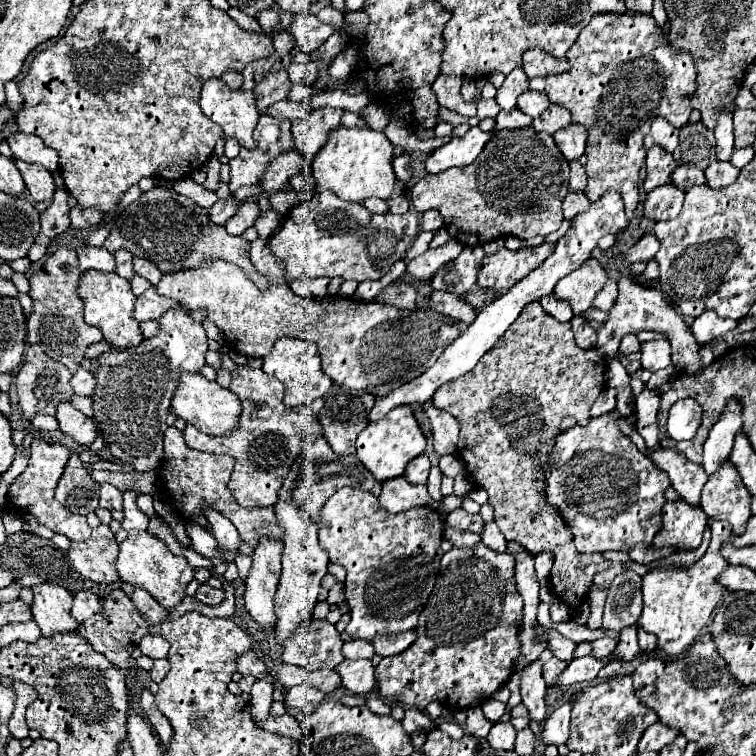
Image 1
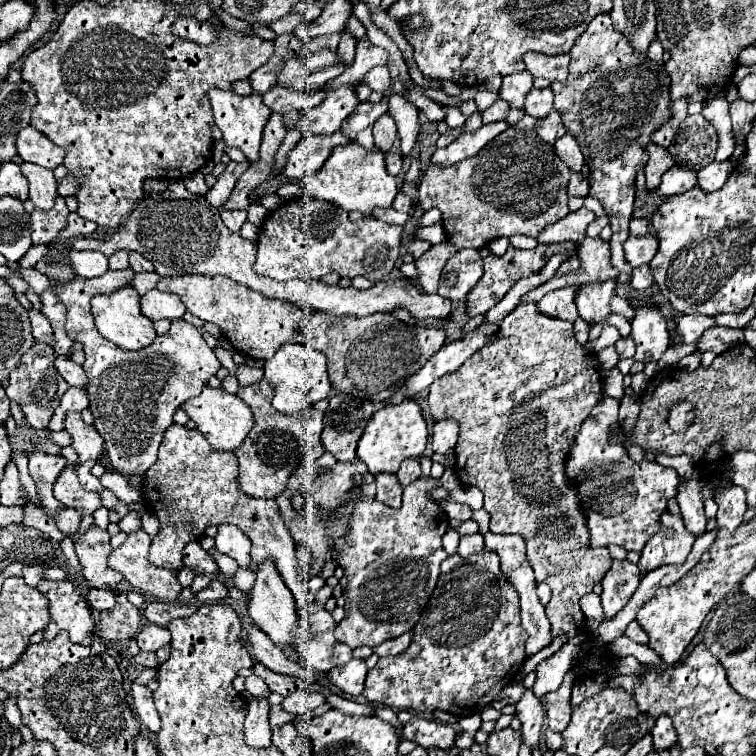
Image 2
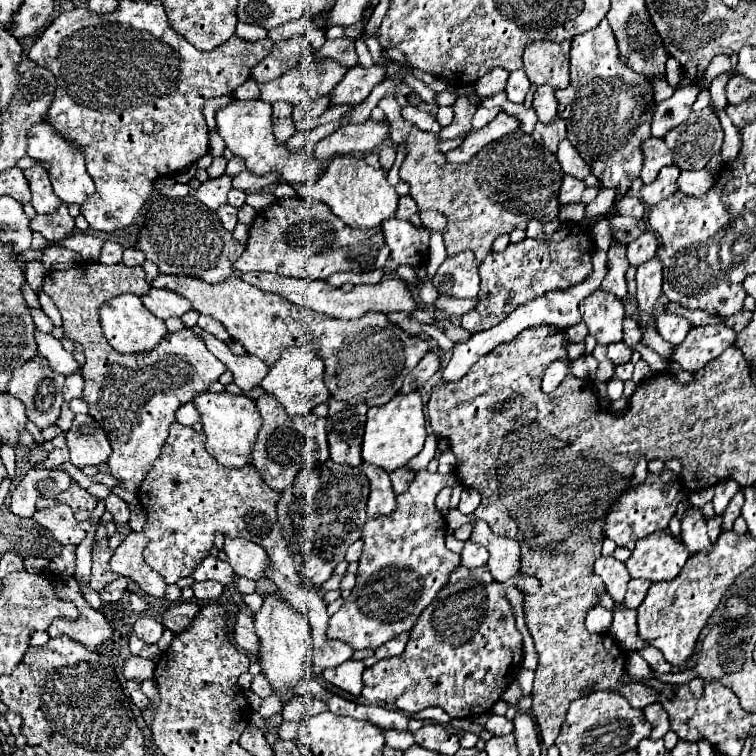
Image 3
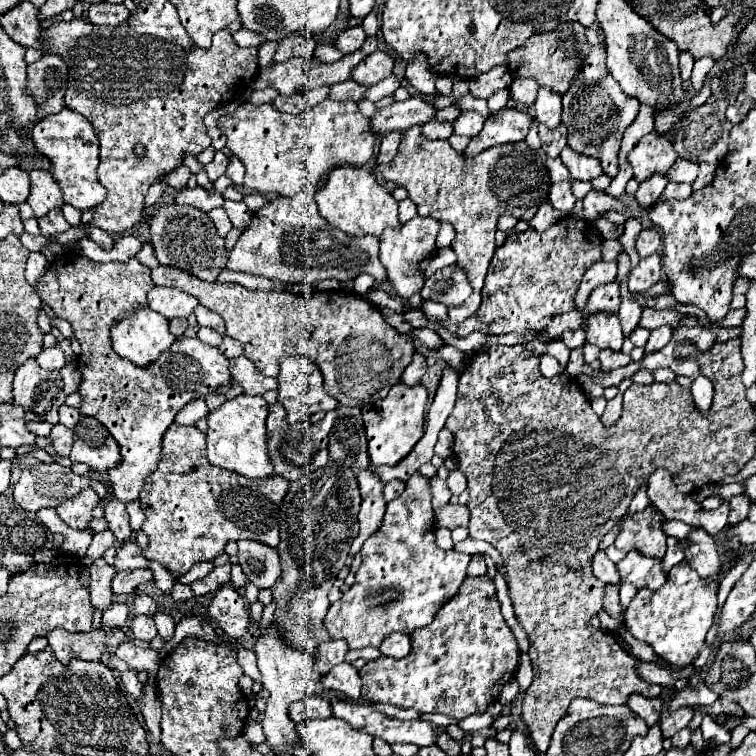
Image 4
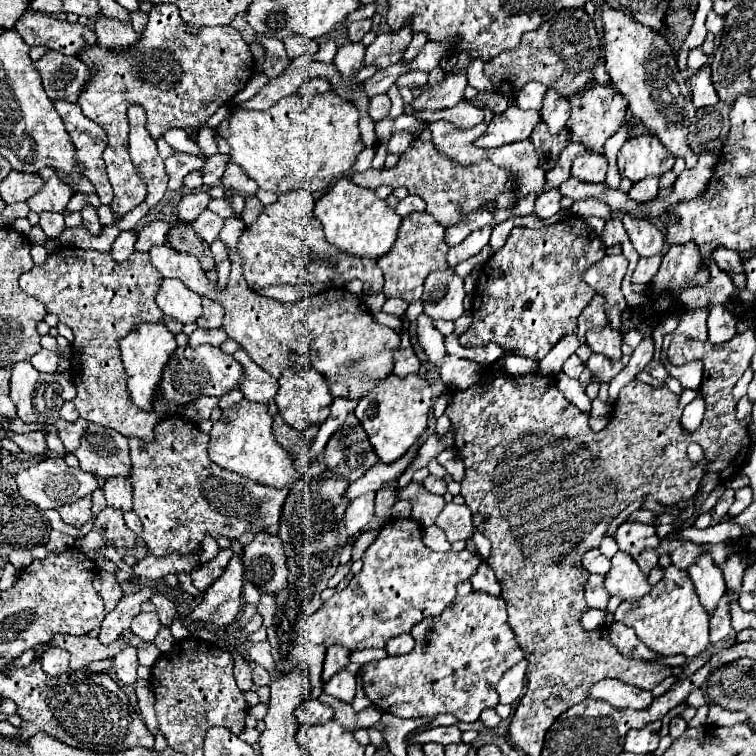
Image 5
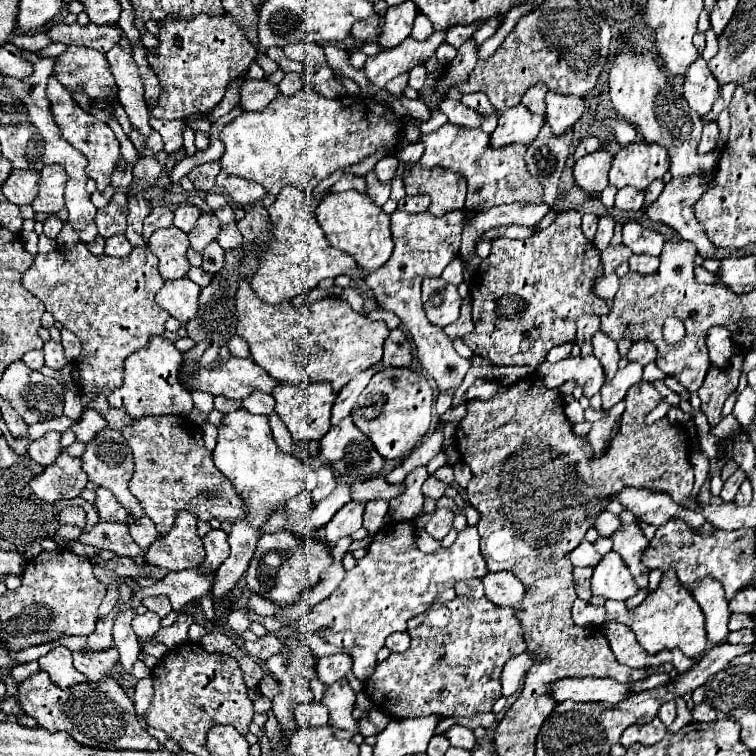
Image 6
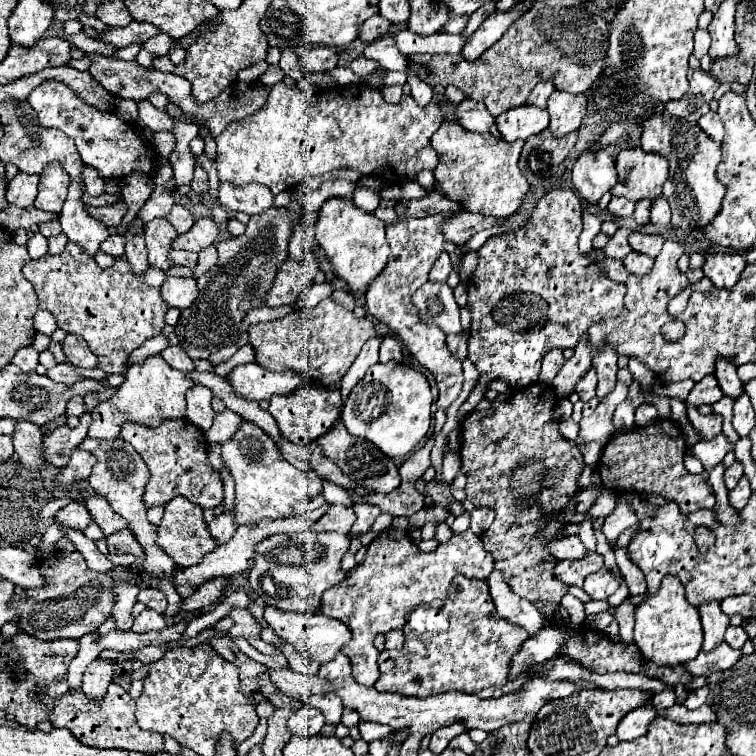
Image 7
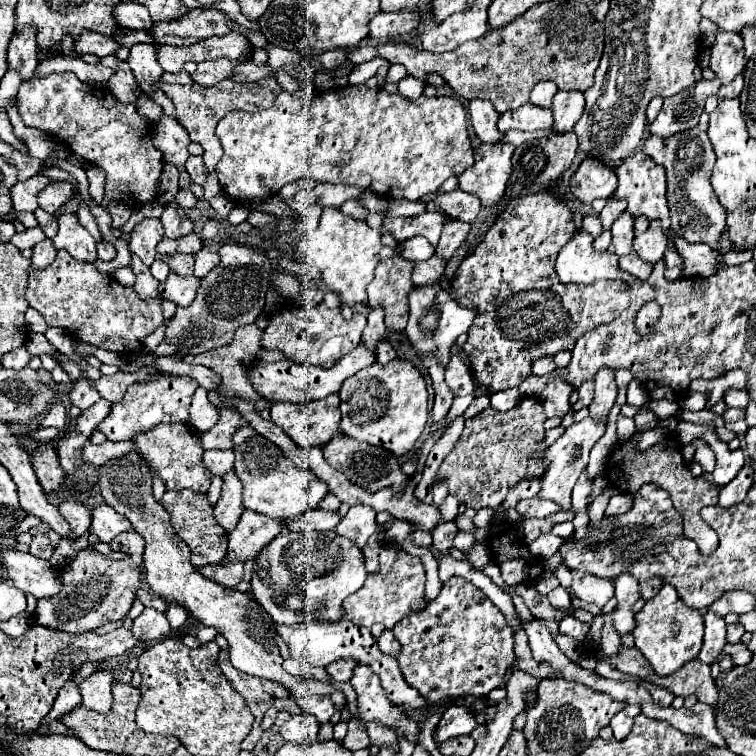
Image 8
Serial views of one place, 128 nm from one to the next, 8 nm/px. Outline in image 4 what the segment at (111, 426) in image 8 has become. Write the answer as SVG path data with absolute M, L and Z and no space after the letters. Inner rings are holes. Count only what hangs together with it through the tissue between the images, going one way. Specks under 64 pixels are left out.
M148 306L138 308L136 314L112 326L110 332L114 352L140 368L156 362L156 358L176 340L168 330L168 320ZM54 424L52 432L50 432L52 440L54 440L54 450L58 456L68 456L70 454L70 448L72 448L72 440L74 440L74 430L72 428L66 428L64 424Z

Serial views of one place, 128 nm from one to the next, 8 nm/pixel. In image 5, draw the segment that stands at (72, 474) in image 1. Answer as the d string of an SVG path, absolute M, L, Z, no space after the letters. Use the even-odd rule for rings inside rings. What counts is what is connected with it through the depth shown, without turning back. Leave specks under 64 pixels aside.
M84 496L72 504L64 504L58 508L62 520L70 526L76 526L80 528L82 524L86 524L90 518L92 518L92 510L90 510L92 502L90 502L90 496Z

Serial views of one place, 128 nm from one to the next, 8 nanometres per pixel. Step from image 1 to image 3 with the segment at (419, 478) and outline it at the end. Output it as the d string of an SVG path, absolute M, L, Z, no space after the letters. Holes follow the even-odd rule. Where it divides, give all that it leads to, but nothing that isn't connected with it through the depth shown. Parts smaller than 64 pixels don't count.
M406 468L394 470L394 472L390 474L390 480L392 480L392 490L394 490L396 494L406 492L406 490L408 490L408 486L410 486L410 482L412 482L412 478L414 478L414 472L410 472L410 470L406 470Z

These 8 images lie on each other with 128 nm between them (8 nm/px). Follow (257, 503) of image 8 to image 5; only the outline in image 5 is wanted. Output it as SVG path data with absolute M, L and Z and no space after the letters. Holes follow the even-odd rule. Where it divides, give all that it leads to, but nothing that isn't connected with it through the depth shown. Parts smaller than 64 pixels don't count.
M242 400L240 404L222 410L222 418L214 422L210 432L210 446L208 456L214 464L236 472L256 484L282 488L292 486L296 480L302 478L302 474L296 470L296 464L292 456L276 442L272 434L272 416L268 414L268 406L254 404L248 400ZM234 554L228 562L228 570L206 590L202 604L188 616L190 622L214 622L216 626L232 624L240 614L240 594L244 580L242 554Z

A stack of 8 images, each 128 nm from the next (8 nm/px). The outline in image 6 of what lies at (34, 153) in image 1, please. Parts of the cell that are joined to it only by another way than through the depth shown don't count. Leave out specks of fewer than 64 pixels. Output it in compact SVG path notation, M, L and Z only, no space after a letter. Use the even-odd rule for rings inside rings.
M50 76L48 78L48 100L52 104L52 116L54 116L54 122L58 124L62 136L76 148L80 150L86 158L88 158L88 166L86 166L86 174L96 180L98 188L104 190L108 184L110 184L110 176L112 172L116 170L118 166L118 160L120 160L120 144L118 144L118 138L116 134L112 132L112 128L100 120L94 120L92 114L84 112L72 98L72 94L54 78Z

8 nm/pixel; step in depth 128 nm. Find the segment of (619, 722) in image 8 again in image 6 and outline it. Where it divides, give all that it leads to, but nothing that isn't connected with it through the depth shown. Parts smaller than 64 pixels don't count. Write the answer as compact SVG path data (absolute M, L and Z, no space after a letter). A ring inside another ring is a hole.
M654 718L652 722L648 724L636 724L636 726L628 726L628 730L624 730L622 738L620 738L620 744L622 746L630 746L634 742L640 742L640 744L646 744L646 746L652 746L656 742L660 742L666 734L666 726L662 726L662 722L658 718Z

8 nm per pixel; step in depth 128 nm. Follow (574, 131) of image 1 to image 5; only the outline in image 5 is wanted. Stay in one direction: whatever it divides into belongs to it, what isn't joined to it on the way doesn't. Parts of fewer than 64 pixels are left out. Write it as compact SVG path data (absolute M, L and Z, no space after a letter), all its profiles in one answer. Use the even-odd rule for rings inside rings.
M584 154L572 162L572 176L582 182L604 182L608 172L608 160L604 154Z

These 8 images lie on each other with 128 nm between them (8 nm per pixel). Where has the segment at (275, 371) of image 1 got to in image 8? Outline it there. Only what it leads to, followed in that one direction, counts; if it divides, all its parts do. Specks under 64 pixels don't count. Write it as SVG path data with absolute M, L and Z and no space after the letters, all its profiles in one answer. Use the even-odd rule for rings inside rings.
M330 394L322 400L310 400L304 404L274 402L270 408L272 420L280 426L298 446L322 446L330 442L340 424L340 398Z

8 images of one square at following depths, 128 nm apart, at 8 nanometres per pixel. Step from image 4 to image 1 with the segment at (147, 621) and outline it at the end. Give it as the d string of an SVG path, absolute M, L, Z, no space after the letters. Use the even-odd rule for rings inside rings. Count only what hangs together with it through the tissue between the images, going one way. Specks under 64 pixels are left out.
M146 634L142 638L142 642L138 644L138 648L142 650L144 656L150 656L150 658L166 658L168 656L168 650L170 650L170 644L160 634Z

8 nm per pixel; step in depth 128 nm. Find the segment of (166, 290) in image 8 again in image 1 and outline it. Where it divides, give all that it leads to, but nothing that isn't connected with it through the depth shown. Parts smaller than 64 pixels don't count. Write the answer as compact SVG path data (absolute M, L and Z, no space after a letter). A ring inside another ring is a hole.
M148 288L144 294L138 296L136 306L134 306L134 318L144 322L144 320L160 320L160 316L168 310L180 308L180 304L168 296L160 296L156 288Z

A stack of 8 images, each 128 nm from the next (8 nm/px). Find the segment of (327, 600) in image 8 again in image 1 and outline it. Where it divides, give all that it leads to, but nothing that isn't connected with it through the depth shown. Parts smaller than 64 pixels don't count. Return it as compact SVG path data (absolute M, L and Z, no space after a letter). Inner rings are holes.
M202 508L202 514L208 518L208 522L212 526L212 534L218 540L218 546L222 550L236 550L236 552L240 552L242 538L238 534L236 526L228 518L224 518L220 512L212 510L212 508Z

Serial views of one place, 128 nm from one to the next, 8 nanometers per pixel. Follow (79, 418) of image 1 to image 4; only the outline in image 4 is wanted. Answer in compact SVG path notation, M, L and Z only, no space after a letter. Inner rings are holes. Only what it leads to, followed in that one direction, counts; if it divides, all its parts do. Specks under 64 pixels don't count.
M82 416L74 428L70 460L84 462L96 472L106 472L122 462L122 454L118 442L96 418Z

